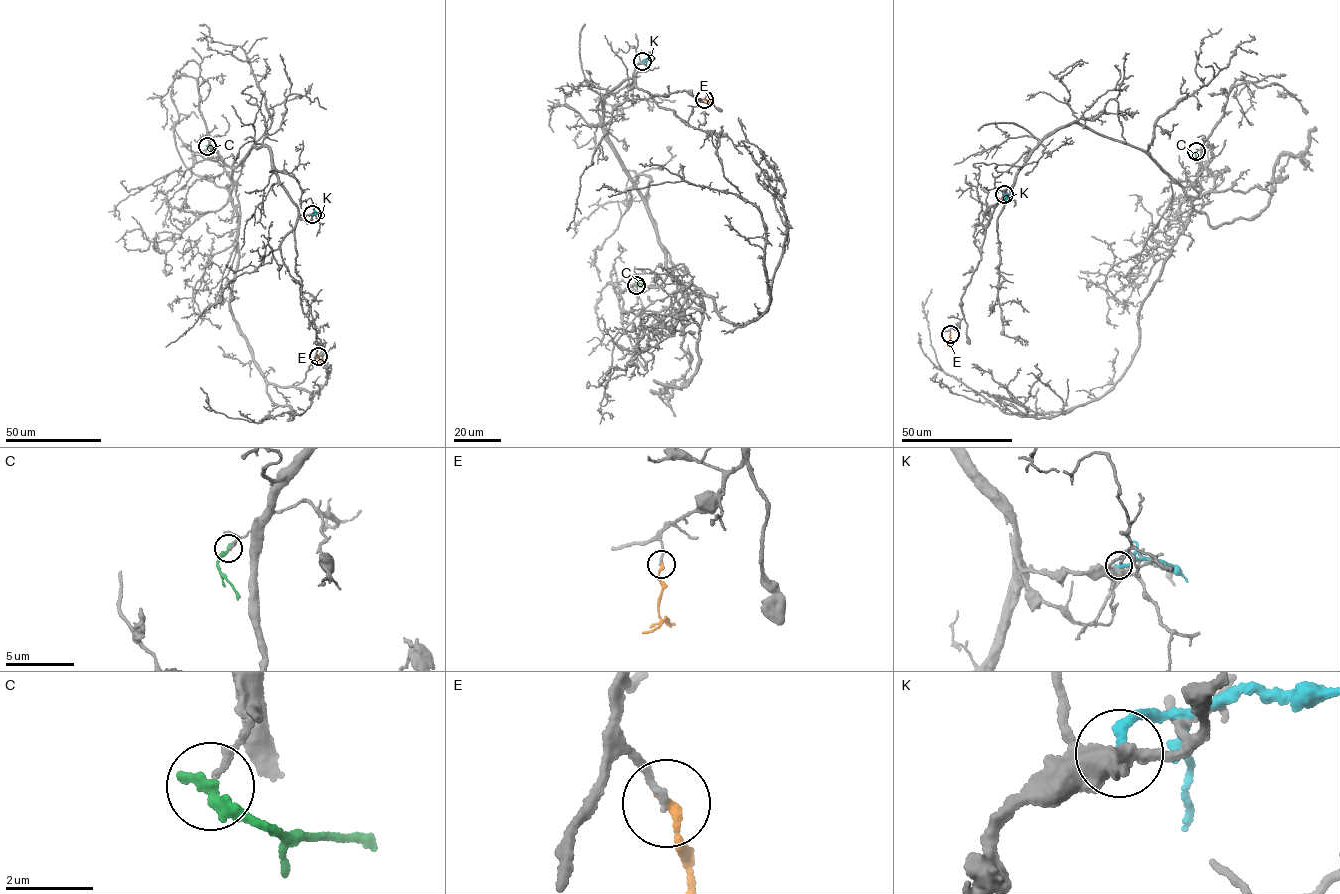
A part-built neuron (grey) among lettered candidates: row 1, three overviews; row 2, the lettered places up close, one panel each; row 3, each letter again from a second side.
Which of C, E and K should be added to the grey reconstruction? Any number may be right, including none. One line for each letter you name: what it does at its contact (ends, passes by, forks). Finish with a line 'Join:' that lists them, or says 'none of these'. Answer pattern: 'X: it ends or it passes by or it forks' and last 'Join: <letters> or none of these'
E: it ends
Join: E

